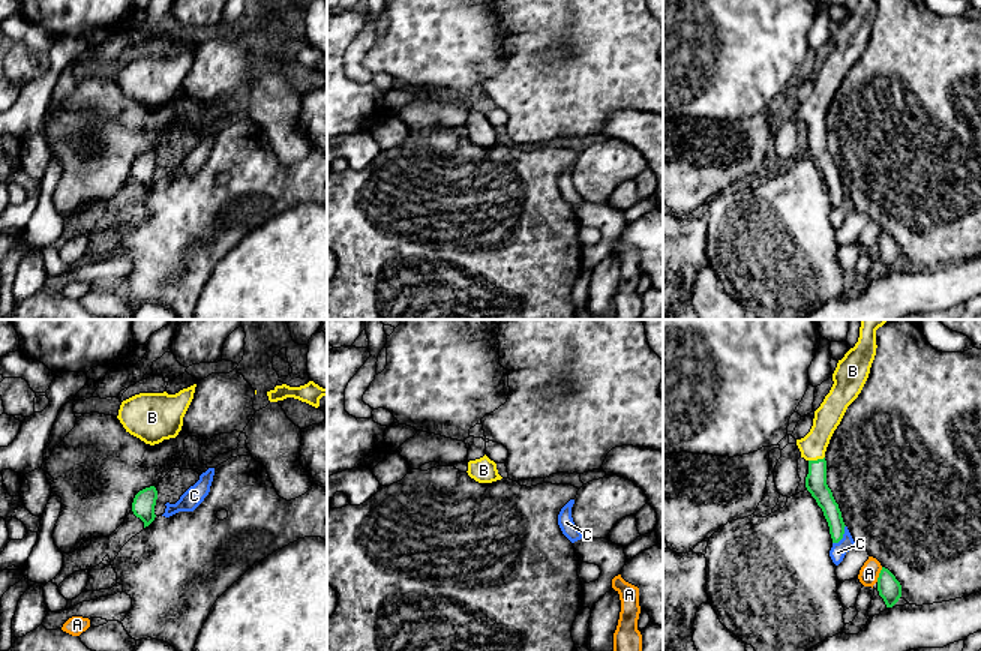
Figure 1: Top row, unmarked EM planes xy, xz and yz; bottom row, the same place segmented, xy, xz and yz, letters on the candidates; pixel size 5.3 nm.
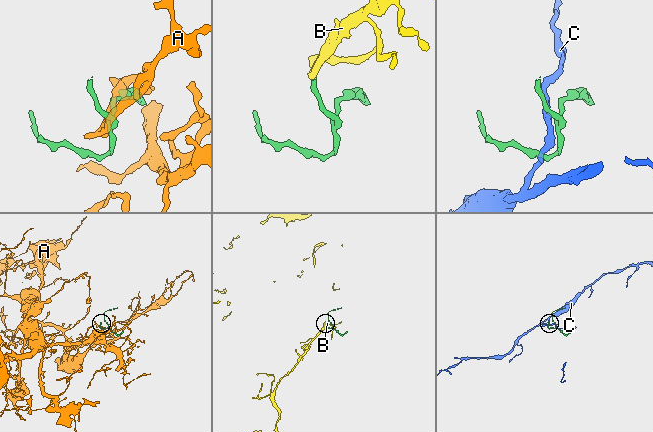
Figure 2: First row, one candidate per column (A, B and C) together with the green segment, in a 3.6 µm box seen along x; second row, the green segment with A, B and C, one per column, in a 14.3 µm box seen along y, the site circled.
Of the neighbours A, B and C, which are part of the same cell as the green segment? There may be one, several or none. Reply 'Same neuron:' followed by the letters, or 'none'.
Same neuron: B

